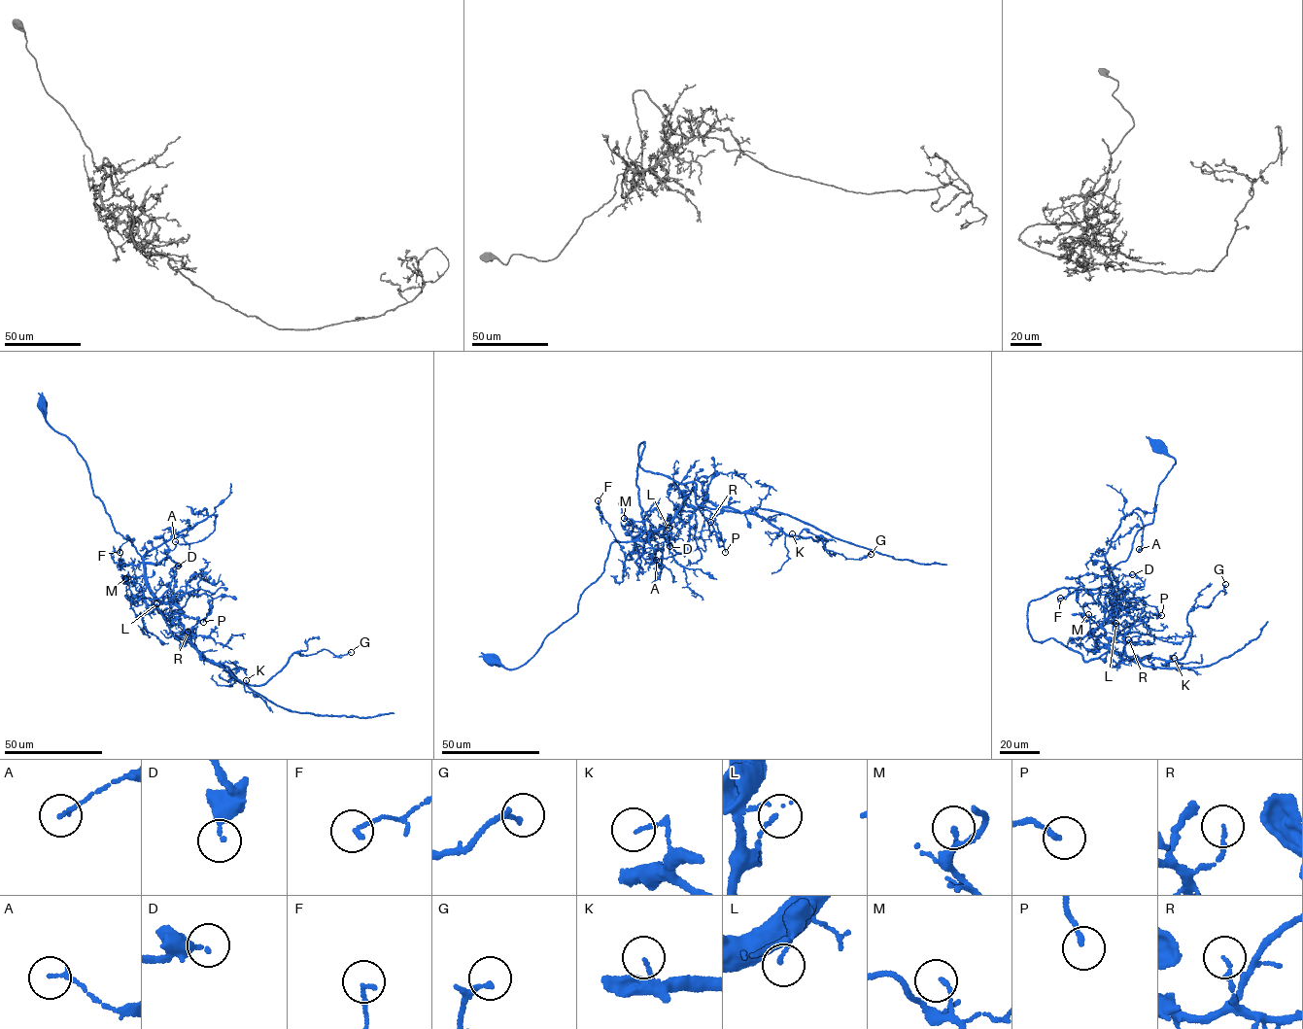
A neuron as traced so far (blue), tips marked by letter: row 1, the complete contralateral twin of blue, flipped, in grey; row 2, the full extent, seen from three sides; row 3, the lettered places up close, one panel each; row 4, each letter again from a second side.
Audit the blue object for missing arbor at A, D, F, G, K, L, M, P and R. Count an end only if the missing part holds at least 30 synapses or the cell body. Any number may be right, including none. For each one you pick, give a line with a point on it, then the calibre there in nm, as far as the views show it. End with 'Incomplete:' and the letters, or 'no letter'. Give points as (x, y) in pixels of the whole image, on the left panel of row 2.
Incomplete: no letter

